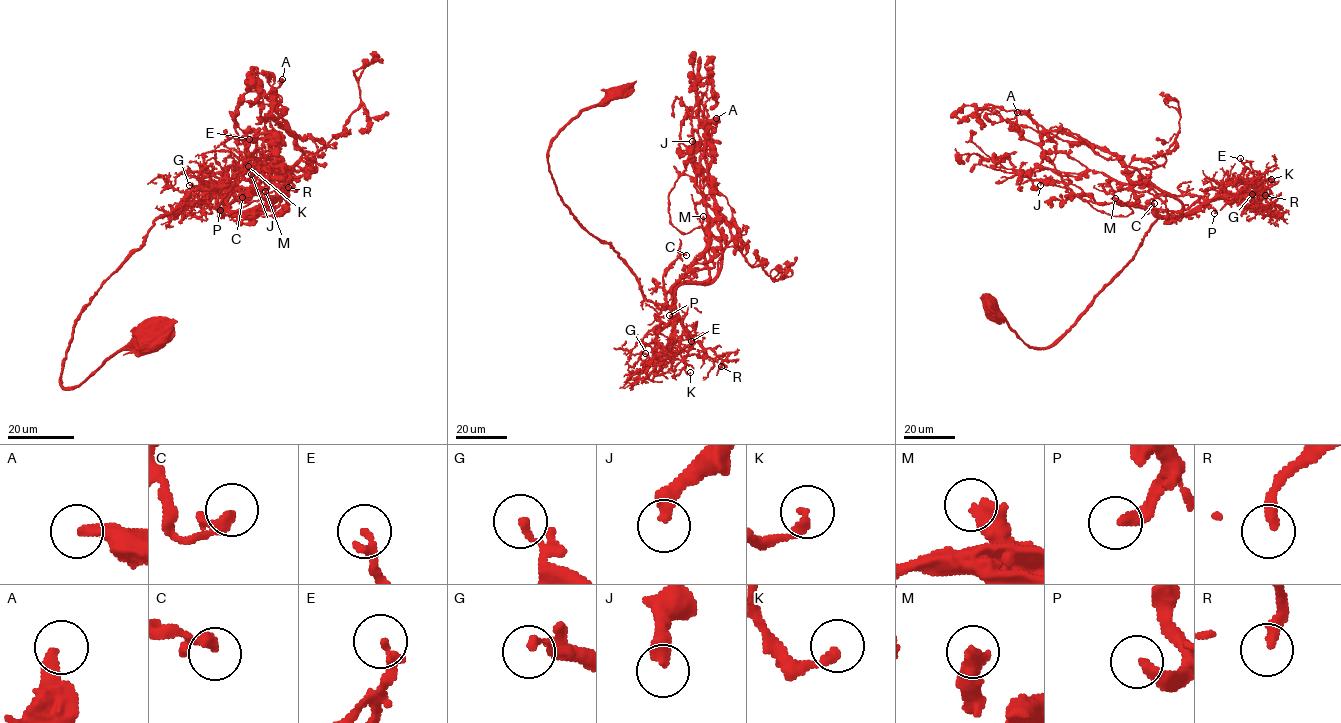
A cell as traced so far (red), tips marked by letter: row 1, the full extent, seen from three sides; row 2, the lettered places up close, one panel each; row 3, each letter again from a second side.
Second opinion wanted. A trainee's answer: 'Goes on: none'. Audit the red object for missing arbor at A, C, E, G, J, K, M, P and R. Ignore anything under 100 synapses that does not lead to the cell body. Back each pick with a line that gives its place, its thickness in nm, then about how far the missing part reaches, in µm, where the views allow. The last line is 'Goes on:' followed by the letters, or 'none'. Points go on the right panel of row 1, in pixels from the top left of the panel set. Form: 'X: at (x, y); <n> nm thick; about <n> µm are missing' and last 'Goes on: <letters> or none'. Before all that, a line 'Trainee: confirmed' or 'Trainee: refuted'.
Trainee: refuted
A: at (1017, 112); 360 nm thick; about 35 µm are missing
Goes on: A

